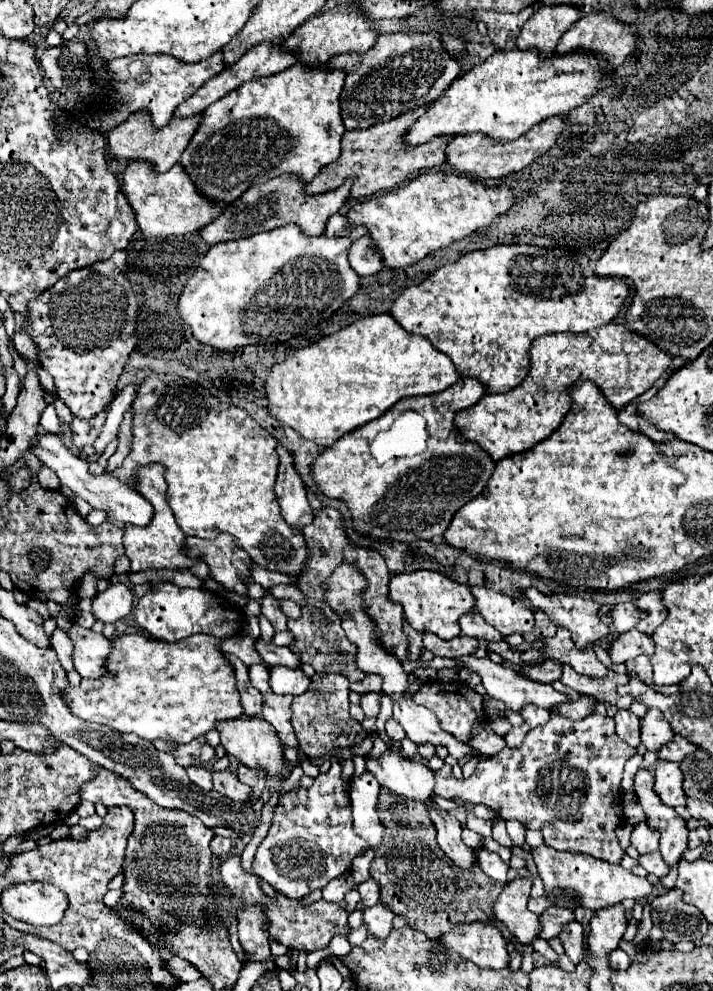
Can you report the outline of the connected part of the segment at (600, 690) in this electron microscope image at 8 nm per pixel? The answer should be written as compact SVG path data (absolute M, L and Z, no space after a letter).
M563 666L563 674L559 680L583 696L593 696L599 702L609 702L617 708L629 708L633 702L631 696L617 694L617 686L627 684L629 678L623 674L615 674L613 670L609 670L609 674L603 678L589 678L589 676L577 674L571 666Z

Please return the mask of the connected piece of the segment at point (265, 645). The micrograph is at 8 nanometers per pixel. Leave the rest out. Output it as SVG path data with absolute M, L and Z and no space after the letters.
M255 640L255 650L259 652L261 660L267 664L267 666L289 666L289 668L295 668L299 666L299 658L289 650L289 648L279 648L271 642L265 642L265 640Z

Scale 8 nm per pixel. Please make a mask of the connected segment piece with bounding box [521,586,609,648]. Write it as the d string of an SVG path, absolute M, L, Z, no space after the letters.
M537 588L521 590L537 610L543 610L551 622L561 628L567 628L573 636L573 642L579 648L587 644L595 644L597 640L607 638L609 628L599 620L597 610L599 604L593 600L583 600L581 596L573 594L541 594Z

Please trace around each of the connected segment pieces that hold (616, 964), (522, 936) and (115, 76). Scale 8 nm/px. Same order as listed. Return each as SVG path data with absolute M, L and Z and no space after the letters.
M615 948L615 950L609 954L609 962L611 962L611 968L613 968L613 970L627 970L627 966L631 964L629 956L627 956L621 948Z
M517 876L505 884L503 892L493 904L493 916L501 922L507 932L521 944L531 944L535 940L535 930L539 930L539 918L527 910L527 900L531 892L531 880Z
M215 52L213 56L209 56L207 60L189 64L189 62L179 62L179 58L169 56L169 54L133 54L133 56L125 56L125 58L115 58L109 62L109 72L111 78L105 80L103 84L109 88L109 102L113 106L111 112L99 112L99 114L91 114L93 118L89 118L89 114L81 116L77 120L77 126L91 126L95 130L109 130L115 124L127 120L129 114L137 112L137 110L147 110L149 116L153 118L155 126L161 128L165 126L175 108L185 102L187 98L191 98L209 78L213 78L215 74L219 74L225 68L223 64L223 52Z

